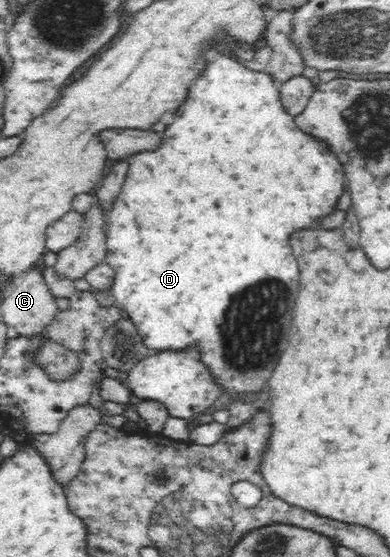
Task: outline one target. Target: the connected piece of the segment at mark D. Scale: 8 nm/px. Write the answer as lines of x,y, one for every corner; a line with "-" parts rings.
211,53
205,69
196,77
187,94
187,101
179,107
173,123
165,129
163,141
155,151
145,151
127,157
129,171
125,185
107,212
107,255
105,262
115,270
111,291
117,299
117,306
130,318
140,334
143,343
151,352
165,350
186,350
193,344
199,348
201,362
211,370
215,382
223,386
221,391
256,392
264,394
261,385
271,377
279,355
287,347
287,333
291,327
291,313
299,291
299,267
291,253
289,233
311,225
313,221
329,215
336,209
335,203
345,191
343,165
327,143
303,133
295,125
294,117
285,110
281,101
280,88
273,76
261,70
252,70
229,54

